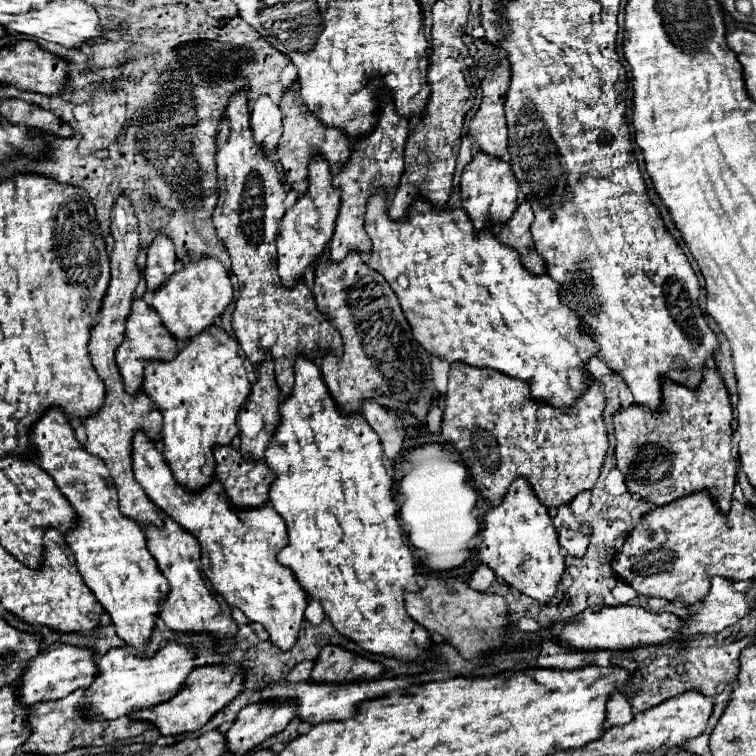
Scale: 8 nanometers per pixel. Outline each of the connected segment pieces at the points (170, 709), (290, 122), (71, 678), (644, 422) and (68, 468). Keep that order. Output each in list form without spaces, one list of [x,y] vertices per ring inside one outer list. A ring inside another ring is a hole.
[[[202,666],[202,668],[194,668],[190,672],[188,680],[182,684],[182,688],[178,690],[178,694],[172,700],[162,702],[162,704],[154,706],[154,708],[138,710],[138,712],[130,714],[128,718],[152,722],[162,736],[178,736],[178,734],[196,732],[218,710],[222,710],[230,700],[234,700],[242,692],[242,686],[244,686],[242,672],[240,670],[234,672],[232,666]]]
[[[294,84],[294,88],[282,96],[280,110],[284,114],[284,120],[282,120],[282,138],[280,138],[278,148],[276,148],[278,160],[282,164],[284,180],[288,182],[288,186],[294,192],[302,194],[308,188],[308,164],[310,164],[312,156],[320,154],[324,160],[328,160],[328,166],[342,168],[348,162],[352,148],[350,148],[350,142],[348,142],[348,138],[344,136],[342,130],[322,126],[312,112],[304,110],[304,104],[302,104],[302,98],[300,98],[300,86],[298,84]]]
[[[56,642],[52,646],[44,646],[40,654],[34,660],[30,660],[18,686],[18,698],[22,700],[22,704],[30,706],[46,700],[60,700],[78,688],[88,688],[94,676],[96,676],[96,658],[88,648],[76,648]]]
[[[714,368],[704,370],[704,380],[696,390],[690,390],[686,386],[666,382],[662,388],[662,404],[664,408],[660,412],[650,412],[642,406],[630,406],[626,410],[620,410],[614,414],[614,434],[616,434],[616,468],[624,472],[628,492],[638,494],[640,498],[664,506],[670,504],[682,496],[710,490],[714,500],[718,502],[718,508],[722,514],[730,512],[732,506],[732,492],[736,484],[736,458],[732,454],[732,434],[734,434],[734,416],[732,406],[728,400],[728,390],[720,378],[720,374]]]
[[[50,408],[32,426],[30,442],[36,448],[38,464],[54,478],[56,486],[78,514],[74,530],[66,534],[66,542],[76,556],[78,572],[110,614],[118,636],[132,648],[146,648],[156,626],[156,616],[160,614],[160,602],[168,596],[170,586],[146,548],[144,530],[134,520],[120,514],[118,494],[106,464],[80,448],[70,420],[62,410]]]

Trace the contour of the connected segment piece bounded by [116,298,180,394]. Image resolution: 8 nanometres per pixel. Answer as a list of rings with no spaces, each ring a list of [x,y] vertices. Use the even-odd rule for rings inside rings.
[[[138,298],[132,302],[132,312],[126,320],[126,338],[122,346],[116,350],[116,364],[120,368],[120,374],[124,378],[124,386],[130,394],[138,394],[142,390],[144,380],[144,362],[146,360],[172,360],[180,352],[178,340],[164,328],[164,324],[158,320],[158,314],[144,302],[144,298]]]

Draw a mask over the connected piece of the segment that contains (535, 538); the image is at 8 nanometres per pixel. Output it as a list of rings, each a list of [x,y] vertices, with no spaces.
[[[516,478],[502,504],[484,516],[478,558],[484,566],[492,568],[504,584],[538,600],[540,604],[548,604],[554,598],[562,572],[566,570],[564,552],[558,544],[558,534],[554,532],[548,508],[540,504],[524,478]]]

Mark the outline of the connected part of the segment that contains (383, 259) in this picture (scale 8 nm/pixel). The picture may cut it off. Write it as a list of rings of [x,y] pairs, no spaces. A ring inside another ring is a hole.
[[[378,190],[370,196],[366,210],[366,232],[372,240],[372,254],[366,256],[366,264],[380,272],[396,292],[404,316],[412,328],[414,338],[426,348],[428,354],[446,360],[448,364],[464,362],[476,368],[492,368],[504,372],[510,378],[528,382],[530,398],[536,402],[550,402],[556,408],[570,408],[576,398],[586,392],[590,374],[588,360],[598,354],[594,340],[578,328],[578,316],[562,302],[558,284],[548,276],[532,276],[520,262],[514,248],[504,246],[486,228],[474,234],[470,218],[462,208],[436,210],[426,200],[414,200],[406,220],[390,220],[386,214],[388,196]],[[406,276],[408,286],[400,286],[398,278]]]

